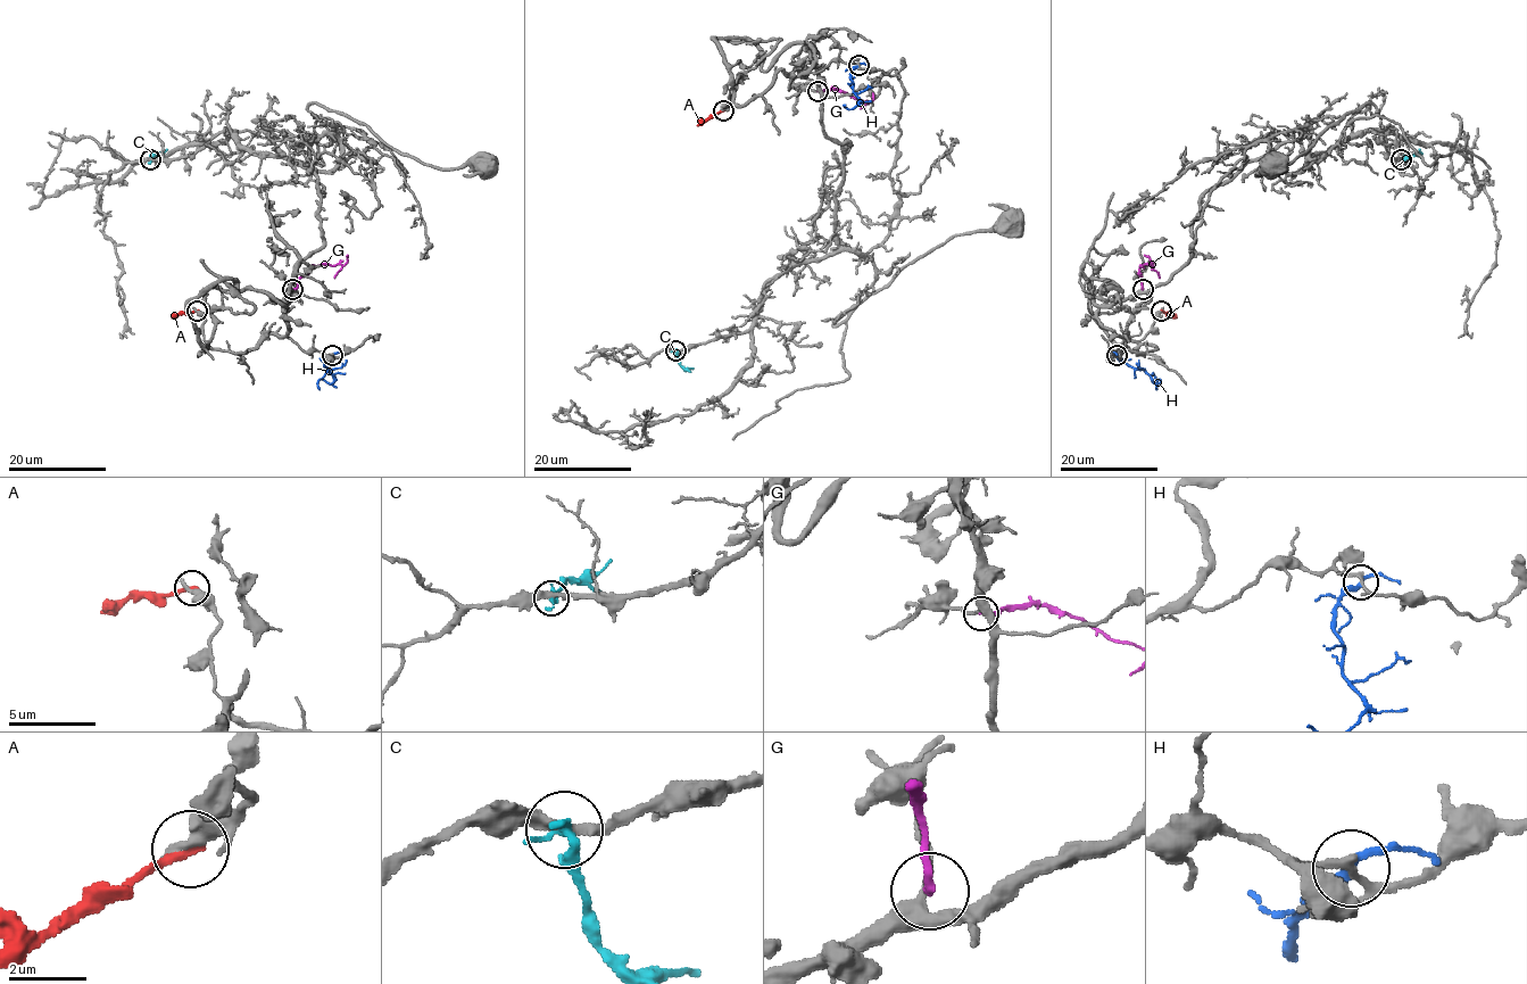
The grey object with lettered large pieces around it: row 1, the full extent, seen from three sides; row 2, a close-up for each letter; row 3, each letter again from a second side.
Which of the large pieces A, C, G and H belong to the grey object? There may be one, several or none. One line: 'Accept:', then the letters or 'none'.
Accept: none

